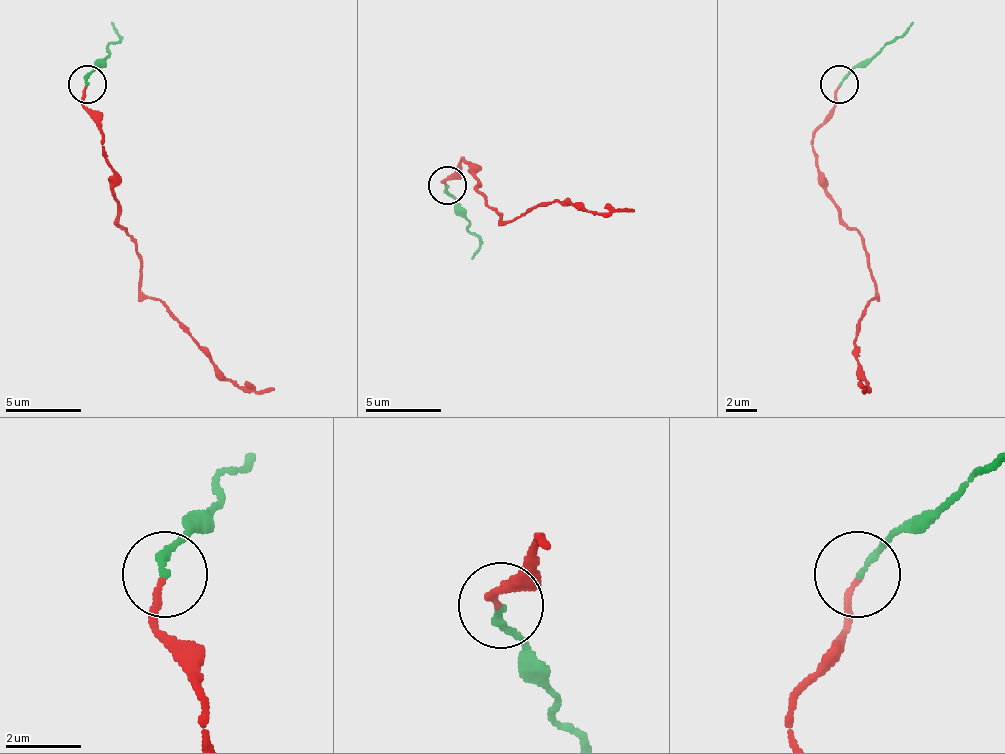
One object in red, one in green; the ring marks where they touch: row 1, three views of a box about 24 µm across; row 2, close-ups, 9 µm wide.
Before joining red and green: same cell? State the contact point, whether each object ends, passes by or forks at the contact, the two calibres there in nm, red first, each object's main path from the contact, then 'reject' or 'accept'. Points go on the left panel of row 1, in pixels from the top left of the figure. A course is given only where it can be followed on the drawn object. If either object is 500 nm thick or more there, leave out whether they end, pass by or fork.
(87, 84) | red ends | green ends | 160/200 nm | red via (86, 85), (82, 107), (101, 134), (116, 221), (135, 243), (139, 289), (154, 296), (241, 387), (275, 387) | green via (86, 85), (120, 39), (112, 21) | reject

